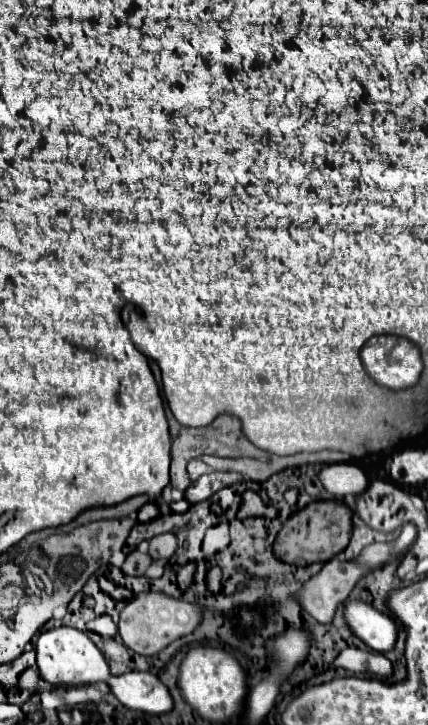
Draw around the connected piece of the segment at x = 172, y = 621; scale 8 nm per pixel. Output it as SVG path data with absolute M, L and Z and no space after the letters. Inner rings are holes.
M140 592L124 606L118 622L118 632L126 648L142 656L154 656L176 638L192 634L202 622L202 610L204 608L196 602L178 600L164 592Z

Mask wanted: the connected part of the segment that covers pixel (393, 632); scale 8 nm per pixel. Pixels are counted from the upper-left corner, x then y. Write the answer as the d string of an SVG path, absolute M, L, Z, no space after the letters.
M348 600L344 604L344 620L350 632L374 652L390 652L398 640L398 622L392 614L376 610L364 600Z

